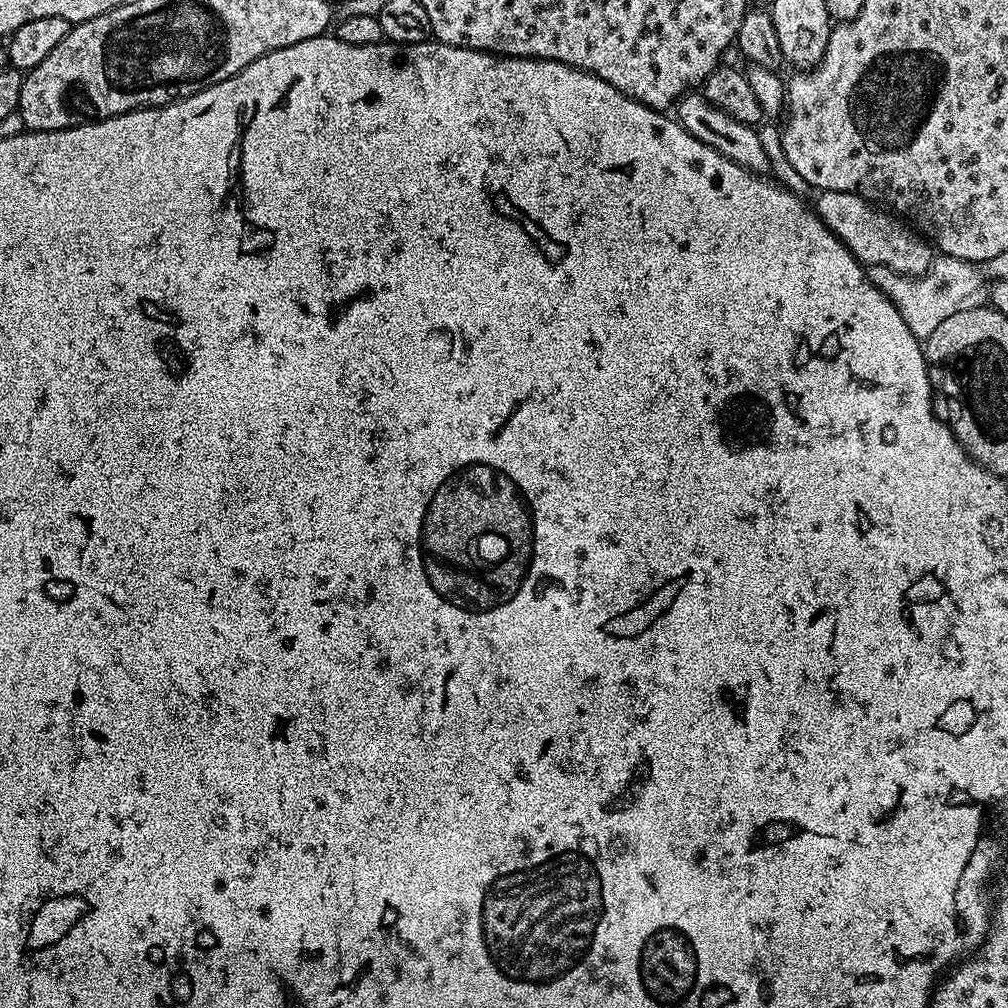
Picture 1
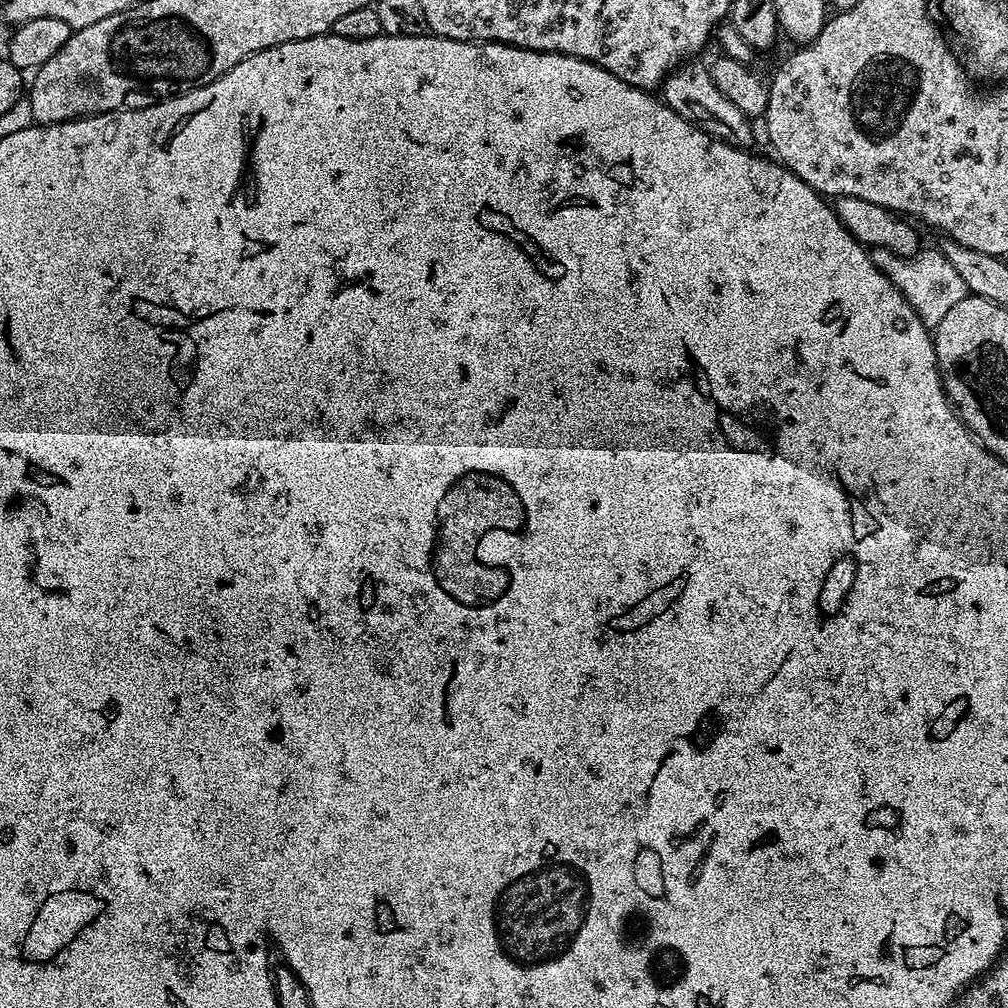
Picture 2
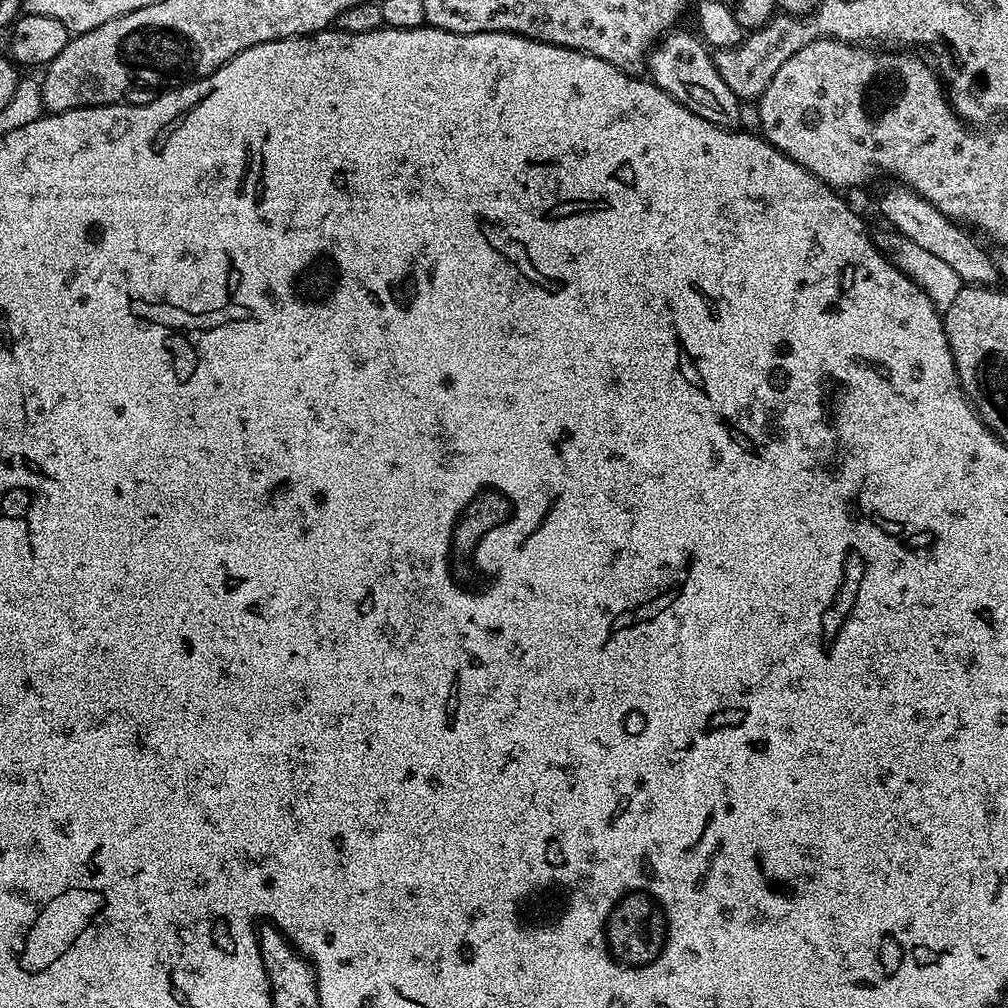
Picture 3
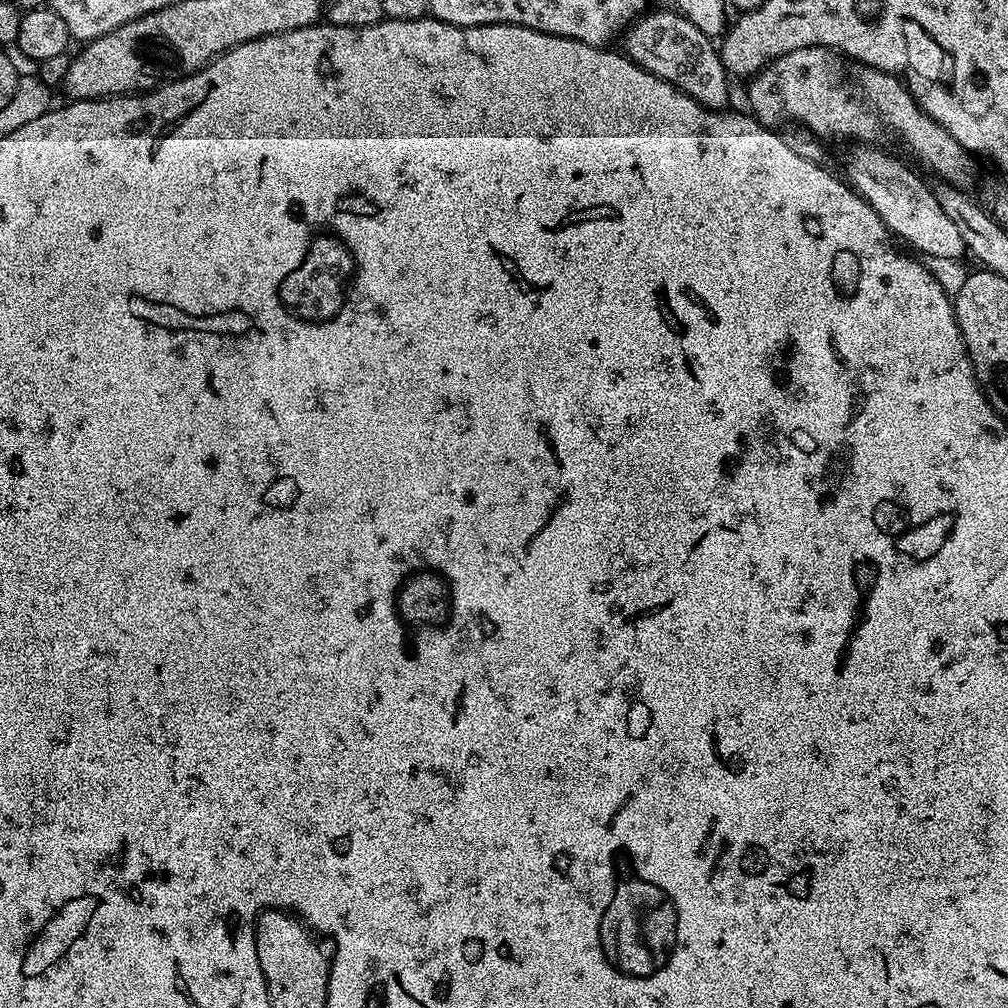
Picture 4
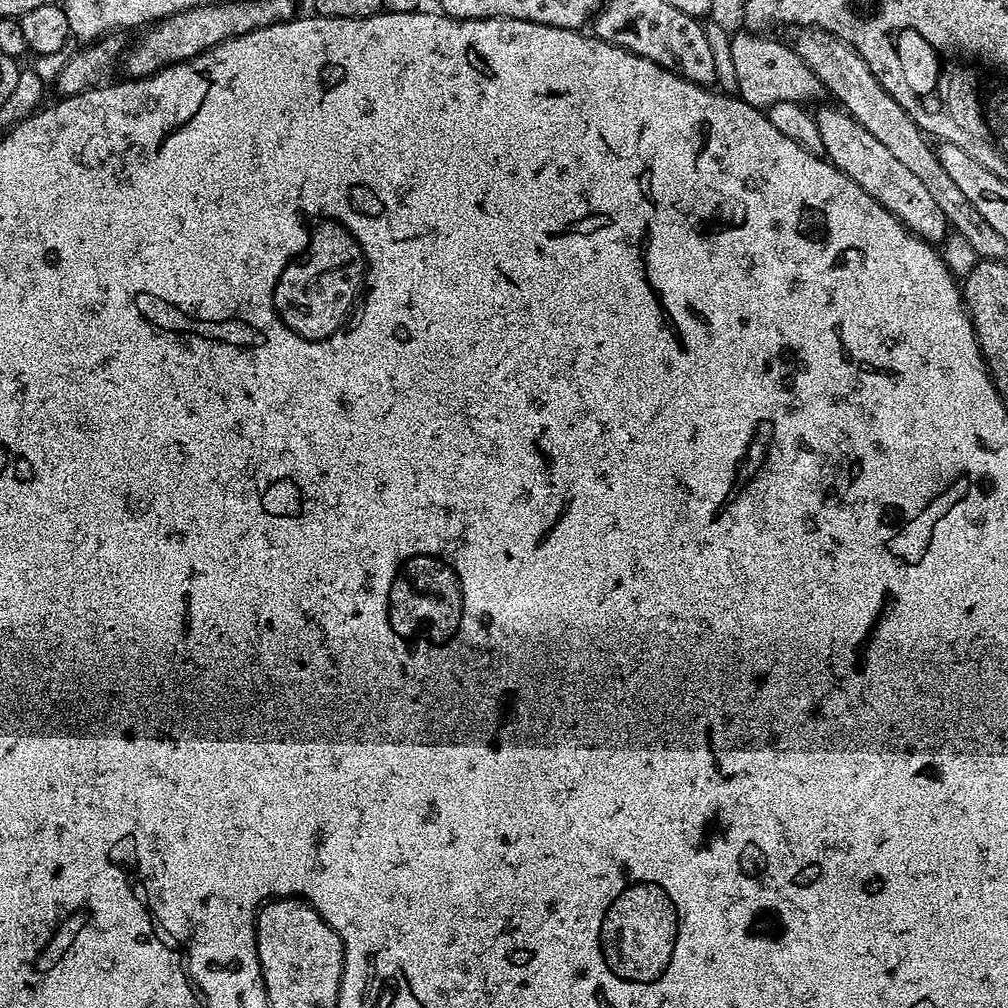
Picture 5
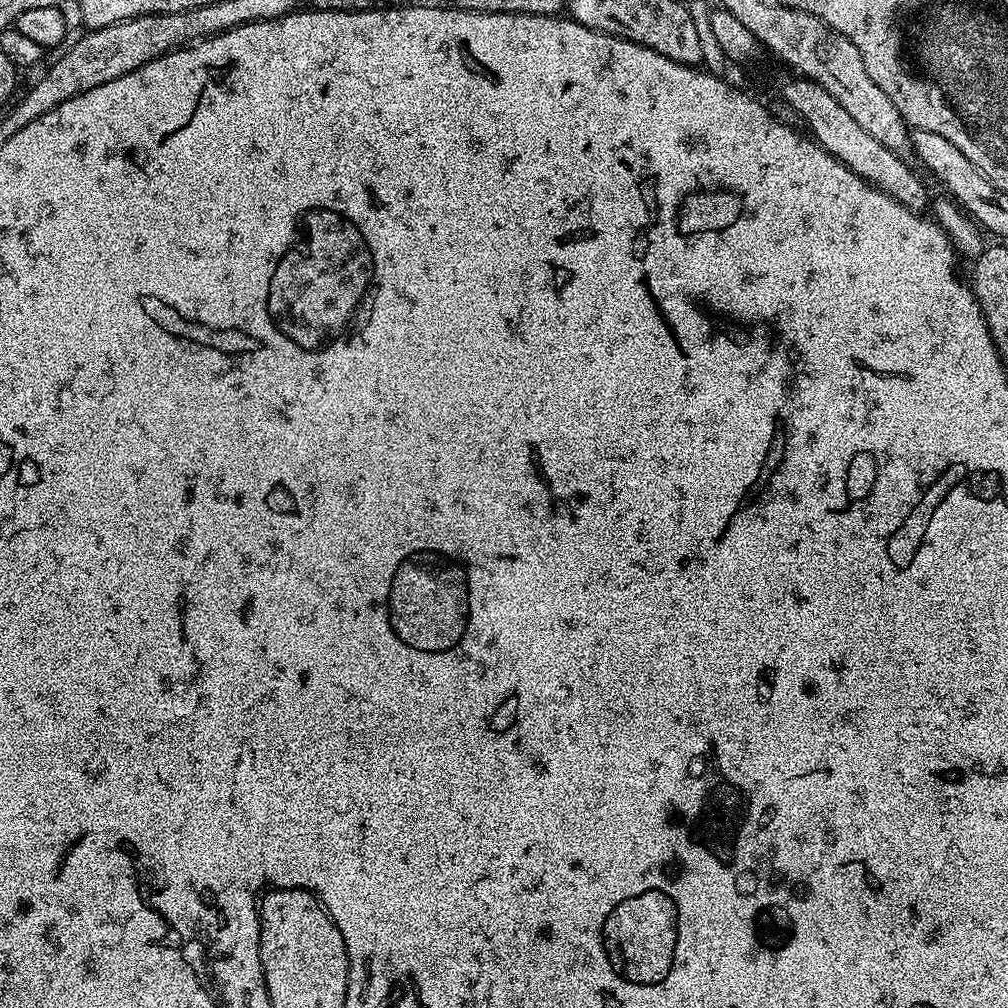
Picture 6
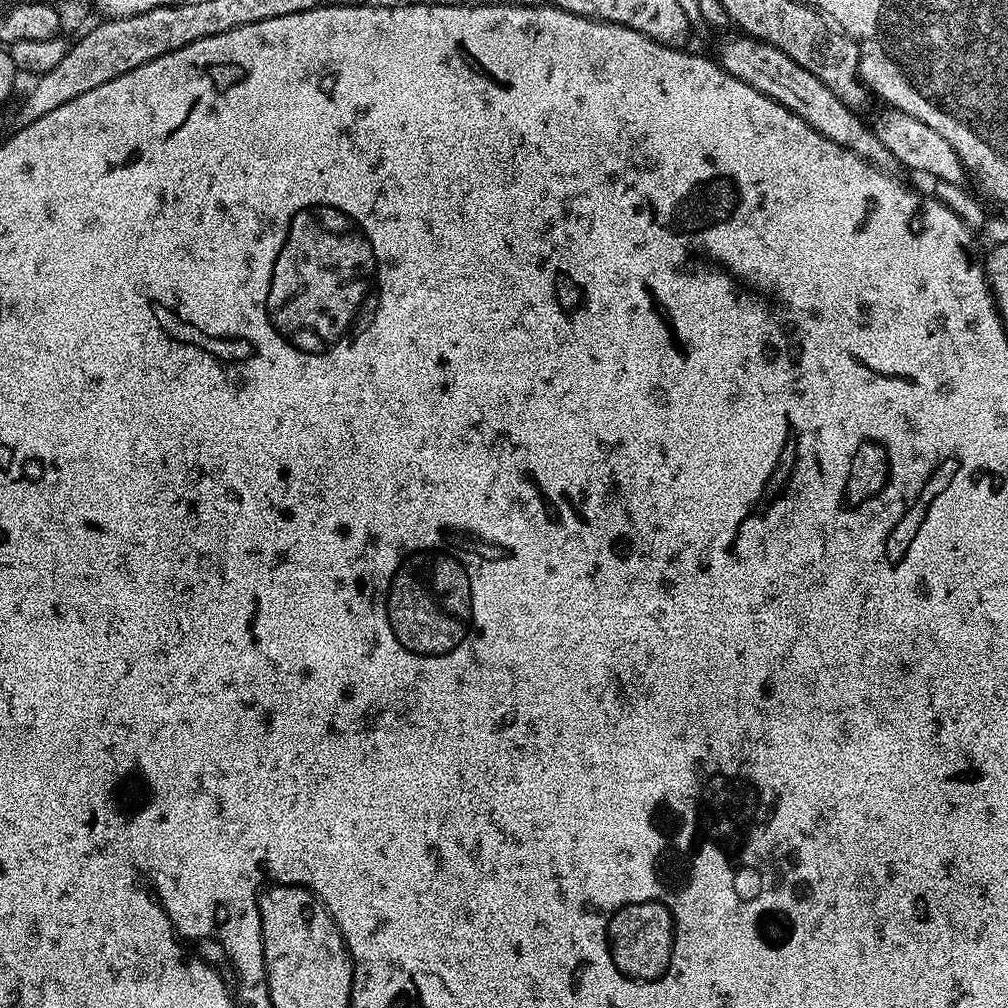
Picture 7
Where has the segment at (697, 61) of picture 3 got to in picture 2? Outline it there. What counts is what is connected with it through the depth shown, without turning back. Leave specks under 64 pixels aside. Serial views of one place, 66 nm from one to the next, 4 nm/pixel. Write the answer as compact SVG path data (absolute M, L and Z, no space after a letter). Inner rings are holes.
M684 62L673 67L672 71L664 77L662 85L662 99L664 103L678 114L692 122L697 128L710 133L718 140L732 144L735 148L748 148L753 143L754 130L752 130L749 117L746 117L734 106L732 102L714 85L705 65Z

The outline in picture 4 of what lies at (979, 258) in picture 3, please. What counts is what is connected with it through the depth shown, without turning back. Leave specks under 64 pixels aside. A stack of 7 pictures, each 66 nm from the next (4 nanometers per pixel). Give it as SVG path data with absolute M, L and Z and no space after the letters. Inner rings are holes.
M880 146L849 147L852 149L844 156L843 175L850 187L872 207L878 218L882 218L897 241L905 240L910 247L917 248L912 250L921 257L964 260L966 249L962 234L958 234L954 221L943 212L942 206L938 206L938 198L930 184L928 188L915 167L907 168L898 157L876 147Z

